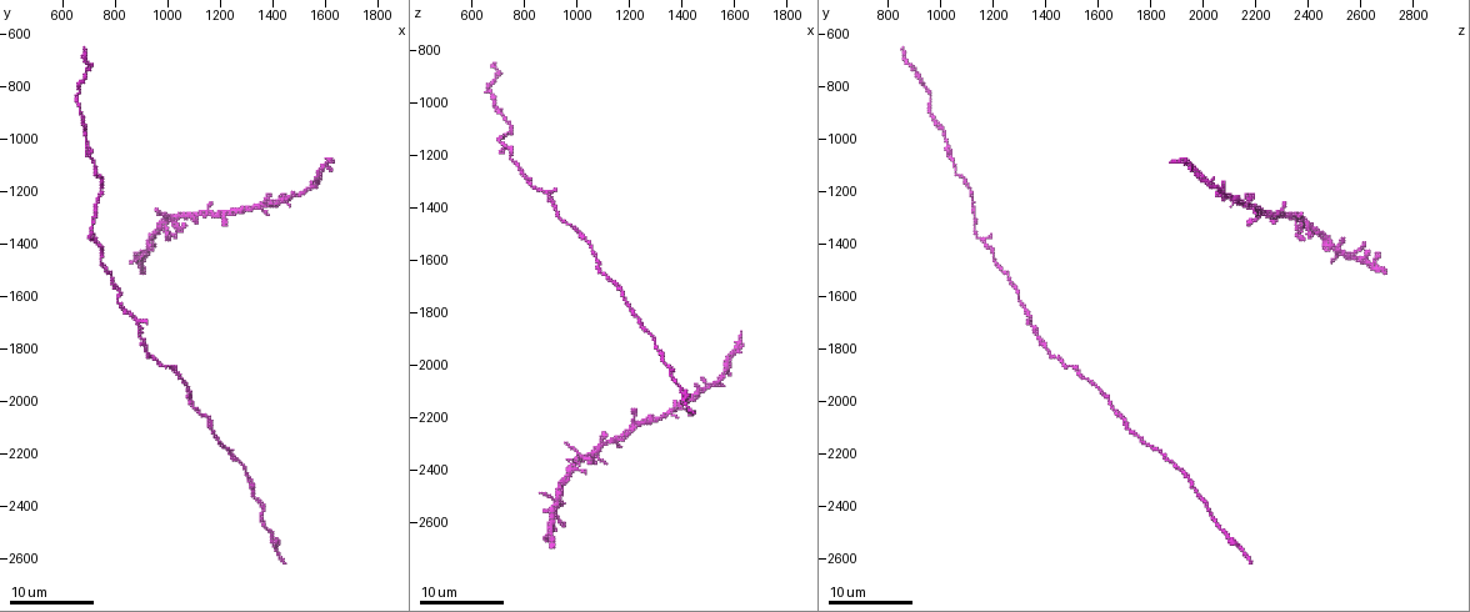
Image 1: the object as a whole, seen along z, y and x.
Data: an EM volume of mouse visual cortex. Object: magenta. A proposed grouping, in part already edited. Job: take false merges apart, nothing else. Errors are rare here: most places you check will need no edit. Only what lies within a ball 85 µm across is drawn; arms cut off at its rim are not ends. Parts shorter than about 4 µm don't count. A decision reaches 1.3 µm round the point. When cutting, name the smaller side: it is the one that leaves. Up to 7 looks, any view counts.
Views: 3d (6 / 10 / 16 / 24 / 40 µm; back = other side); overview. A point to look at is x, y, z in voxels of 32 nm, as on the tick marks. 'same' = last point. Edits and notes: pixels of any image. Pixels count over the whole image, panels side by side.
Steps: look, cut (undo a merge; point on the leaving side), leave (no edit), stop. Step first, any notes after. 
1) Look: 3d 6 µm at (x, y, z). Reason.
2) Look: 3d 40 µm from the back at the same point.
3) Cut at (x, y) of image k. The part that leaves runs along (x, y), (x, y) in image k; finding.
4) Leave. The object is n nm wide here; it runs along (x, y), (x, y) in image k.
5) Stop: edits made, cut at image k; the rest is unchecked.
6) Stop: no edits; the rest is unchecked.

Look: 3d 16 µm at (880, 1700, 1340). Sudden change in width.

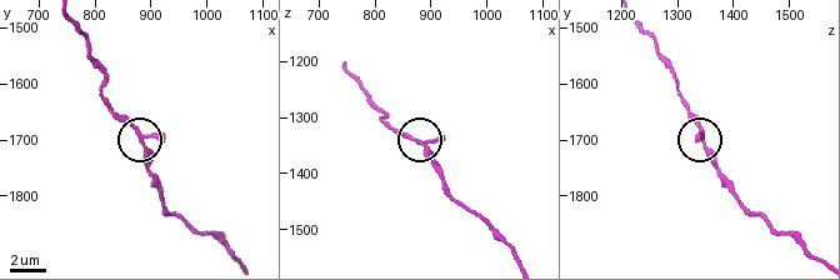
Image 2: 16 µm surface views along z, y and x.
Look: 3d 6 µm at (890, 1705, 1345). Closer look.

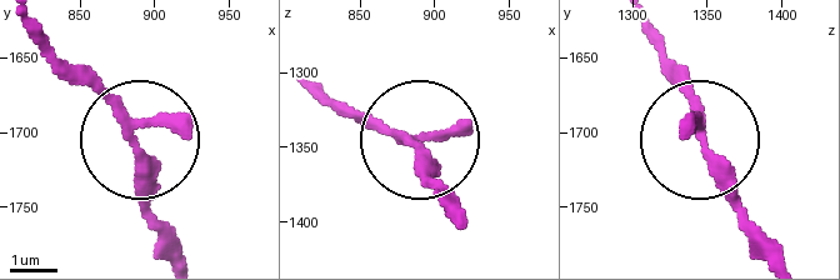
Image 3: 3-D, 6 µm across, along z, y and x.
Leave. It runs along (175, 249), (151, 200), (148, 153), (60, 61) in image 3; one neuron here.

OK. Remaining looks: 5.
Look: 3d 16 µm at (660, 880, 960). Sudden change in width.

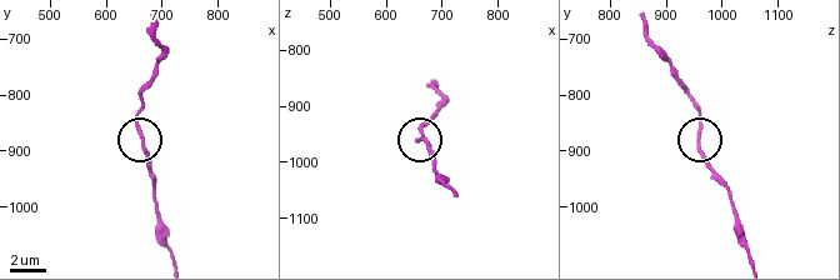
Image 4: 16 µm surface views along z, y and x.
Look: 3d 10 µm at (660, 885, 960).

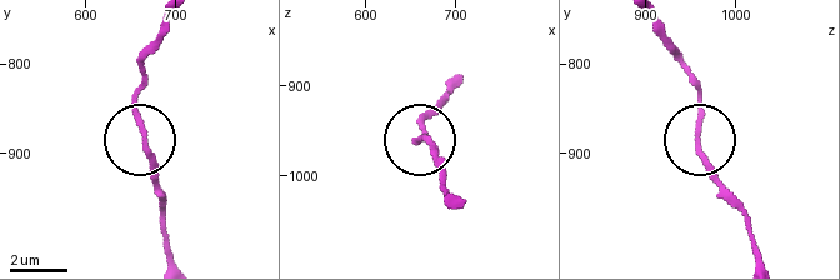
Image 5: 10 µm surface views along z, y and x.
Leave. The object is 190 nm wide here; it runs along (169, 259), (166, 201), (138, 108), (145, 75) in image 5; all the same neuron.

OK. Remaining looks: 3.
Look: 3d 24 µm at (830, 1600, 1290). Thick turns thin.

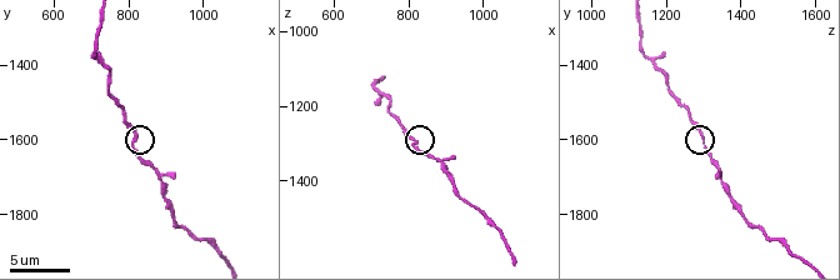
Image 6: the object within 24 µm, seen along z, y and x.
Look: 3d 10 µm at (820, 1590, 1300).

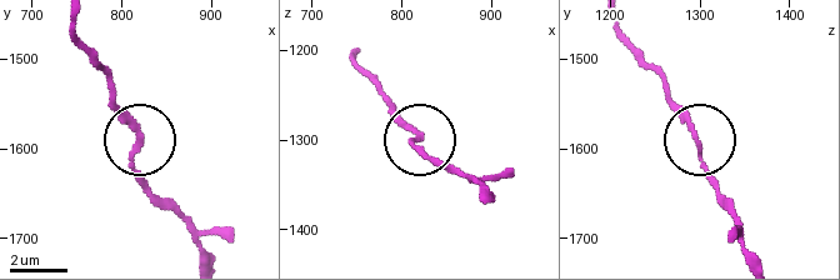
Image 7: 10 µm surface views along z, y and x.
Leave. The object is 190 nm wide here; it runs along (755, 258), (731, 200), (700, 165), (693, 121), (664, 88) in image 7; all the same neuron.

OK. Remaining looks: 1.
Stop: no edits; the rest is unchecked.

